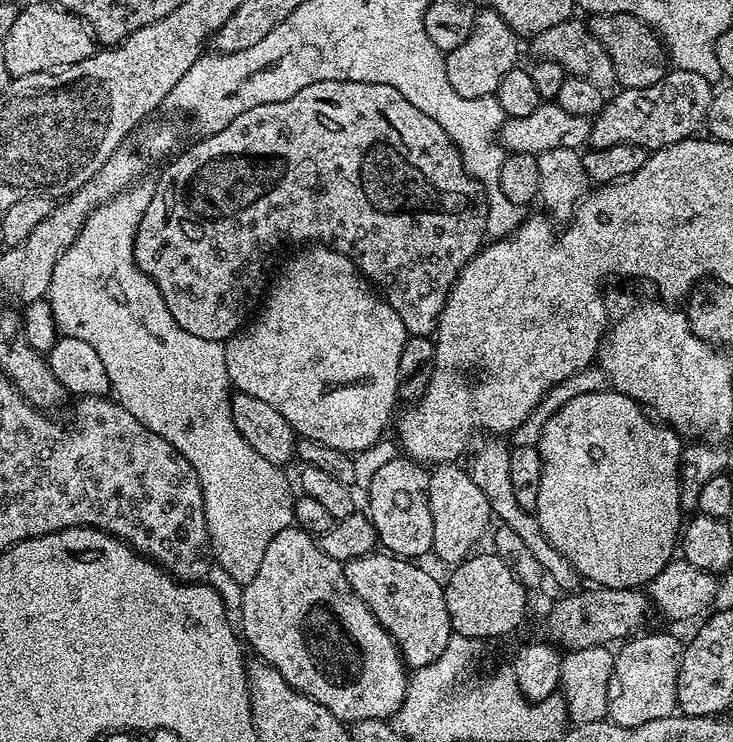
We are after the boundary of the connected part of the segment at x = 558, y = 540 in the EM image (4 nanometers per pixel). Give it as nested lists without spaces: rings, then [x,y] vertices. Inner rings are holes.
[[[615,390],[579,394],[570,399],[546,422],[538,443],[542,458],[542,486],[538,486],[538,502],[535,515],[542,526],[542,534],[556,549],[572,563],[581,577],[602,588],[634,588],[647,586],[673,559],[678,548],[678,537],[682,531],[682,509],[680,507],[680,457],[682,440],[673,428],[653,418],[640,407],[637,400]]]

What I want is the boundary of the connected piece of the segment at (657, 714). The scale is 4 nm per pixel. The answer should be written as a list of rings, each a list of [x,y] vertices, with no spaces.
[[[668,632],[637,634],[621,643],[608,687],[608,715],[618,726],[643,726],[654,718],[666,718],[677,711],[678,670],[682,666],[685,641]]]

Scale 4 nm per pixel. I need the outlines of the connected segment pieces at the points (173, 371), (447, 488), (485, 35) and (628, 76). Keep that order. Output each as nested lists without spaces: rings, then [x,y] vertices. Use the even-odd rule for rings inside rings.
[[[133,183],[132,187],[126,189],[125,192],[118,194],[112,200],[107,200],[105,204],[99,204],[88,215],[78,238],[74,238],[74,242],[64,251],[62,258],[58,258],[58,266],[54,266],[54,278],[50,278],[46,299],[52,308],[57,329],[70,338],[82,338],[82,342],[89,344],[98,353],[98,359],[101,360],[102,366],[106,366],[108,386],[116,403],[122,405],[130,414],[134,414],[134,418],[138,418],[138,422],[142,422],[142,426],[146,426],[146,430],[158,434],[158,438],[166,438],[166,442],[170,442],[170,446],[174,446],[174,450],[178,450],[178,454],[182,454],[182,458],[186,458],[186,462],[190,462],[190,466],[194,466],[194,470],[198,474],[198,482],[202,482],[202,498],[206,510],[206,526],[212,543],[212,559],[215,563],[220,564],[234,578],[234,581],[246,585],[250,582],[250,578],[254,578],[254,574],[258,574],[258,565],[261,564],[262,557],[266,554],[266,546],[270,546],[270,538],[274,538],[274,534],[282,534],[282,530],[293,527],[292,488],[288,485],[287,478],[280,473],[283,471],[277,465],[266,462],[266,458],[262,458],[262,454],[257,454],[250,447],[250,442],[246,442],[246,438],[242,438],[242,434],[238,434],[238,426],[234,426],[234,418],[232,417],[233,393],[230,391],[228,375],[226,374],[224,344],[218,340],[198,338],[194,334],[182,330],[182,326],[178,326],[178,322],[174,322],[174,314],[170,314],[170,310],[166,310],[166,302],[162,298],[158,286],[136,264],[134,238],[138,230],[138,222],[142,222],[142,214],[152,197],[152,188],[140,183]]]
[[[449,462],[431,469],[428,477],[428,501],[430,502],[430,518],[434,518],[434,542],[431,555],[437,556],[447,566],[455,566],[473,555],[476,543],[489,531],[488,523],[494,517],[490,510],[490,502],[486,502],[486,494],[478,490],[476,483],[470,478],[467,467],[456,462]]]
[[[491,10],[477,11],[476,21],[472,32],[453,52],[445,55],[446,78],[450,86],[454,86],[457,94],[462,98],[482,98],[483,96],[495,96],[498,90],[498,82],[510,74],[510,70],[517,67],[520,56],[520,44],[516,32],[502,22],[497,12]]]
[[[606,14],[592,16],[587,21],[588,31],[602,42],[610,62],[614,62],[614,74],[620,88],[645,88],[654,86],[670,70],[668,51],[664,49],[663,39],[646,22],[630,14]]]

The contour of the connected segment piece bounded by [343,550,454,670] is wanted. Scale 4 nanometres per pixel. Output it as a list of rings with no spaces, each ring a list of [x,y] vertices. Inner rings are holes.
[[[383,550],[343,561],[350,590],[354,590],[354,594],[366,602],[374,618],[378,618],[378,622],[399,648],[405,665],[412,670],[430,666],[430,662],[437,660],[442,650],[446,650],[454,635],[450,614],[446,610],[443,583],[439,579],[436,581],[426,569],[416,564],[419,563]]]

